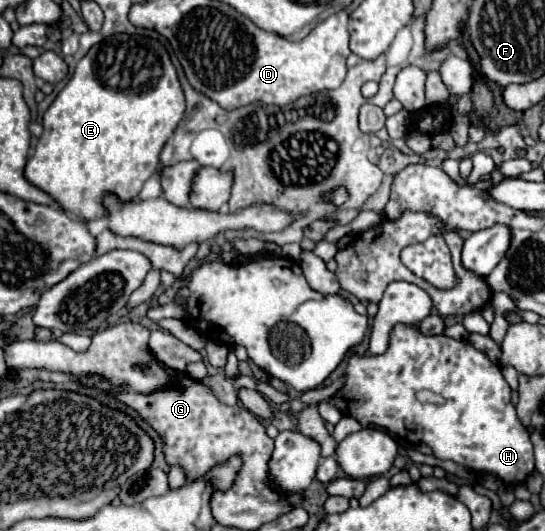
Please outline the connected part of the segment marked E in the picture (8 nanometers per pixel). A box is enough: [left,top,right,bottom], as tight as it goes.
[24,34,184,222]

